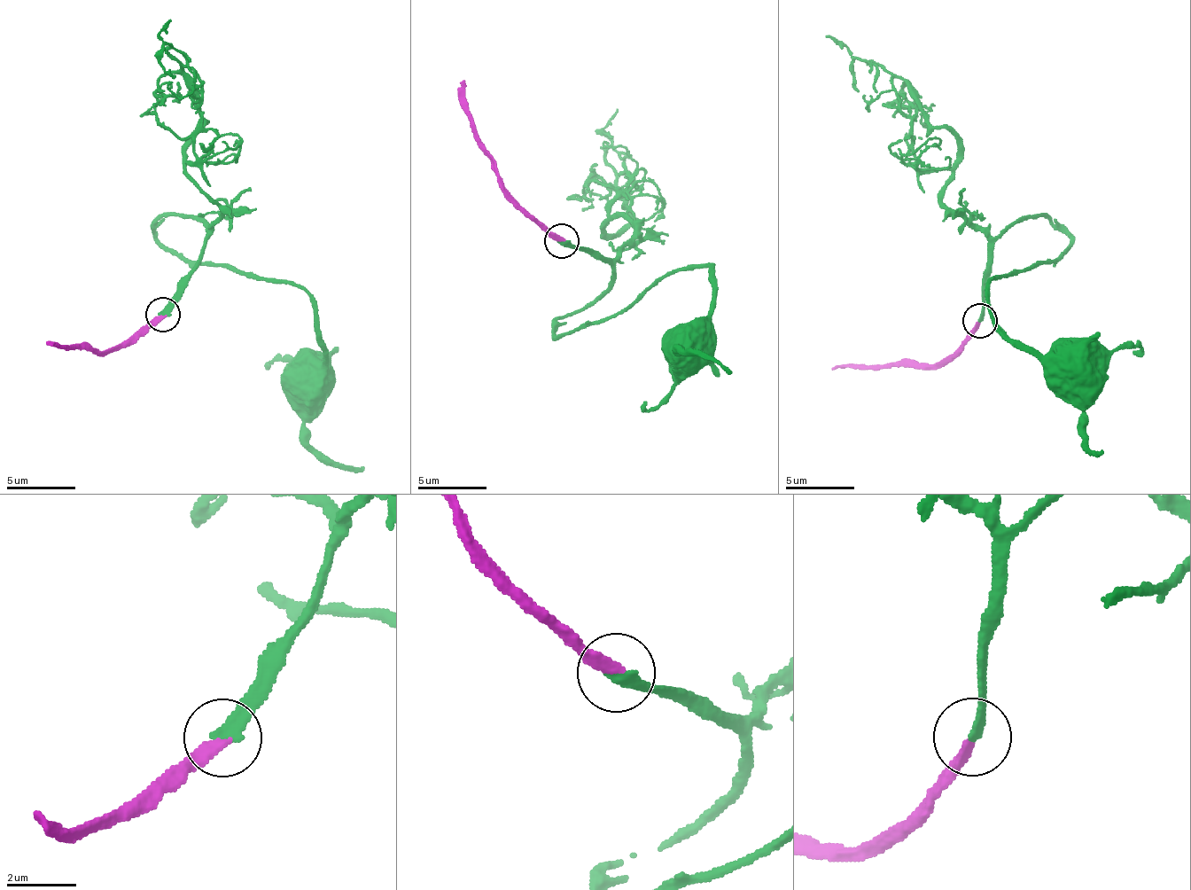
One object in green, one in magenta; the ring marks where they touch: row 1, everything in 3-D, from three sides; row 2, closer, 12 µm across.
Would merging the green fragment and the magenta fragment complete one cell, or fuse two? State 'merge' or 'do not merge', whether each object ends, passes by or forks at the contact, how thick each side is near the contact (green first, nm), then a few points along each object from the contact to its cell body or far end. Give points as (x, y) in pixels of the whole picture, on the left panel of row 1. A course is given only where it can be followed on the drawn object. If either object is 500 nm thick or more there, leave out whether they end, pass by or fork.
merge | green ends | magenta ends | 360/320 nm | green via (162, 316), (205, 244), (201, 222), (163, 217), (154, 235), (194, 261), (309, 295), (325, 361), (311, 373) | magenta via (162, 316), (108, 350), (48, 343)

